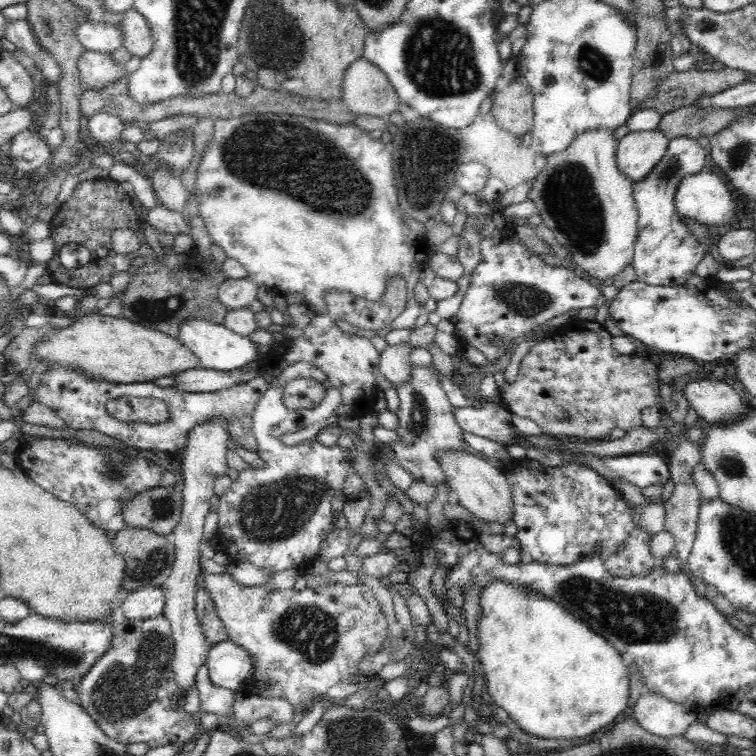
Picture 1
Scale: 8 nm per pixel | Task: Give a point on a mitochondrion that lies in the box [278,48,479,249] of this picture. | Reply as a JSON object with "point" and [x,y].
{"point":[425,151]}

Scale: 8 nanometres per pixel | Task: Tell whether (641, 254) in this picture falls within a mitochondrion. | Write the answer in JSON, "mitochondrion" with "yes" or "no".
{"mitochondrion":"no"}

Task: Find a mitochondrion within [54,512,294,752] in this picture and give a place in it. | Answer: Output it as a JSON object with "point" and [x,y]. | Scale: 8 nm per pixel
{"point":[126,690]}

